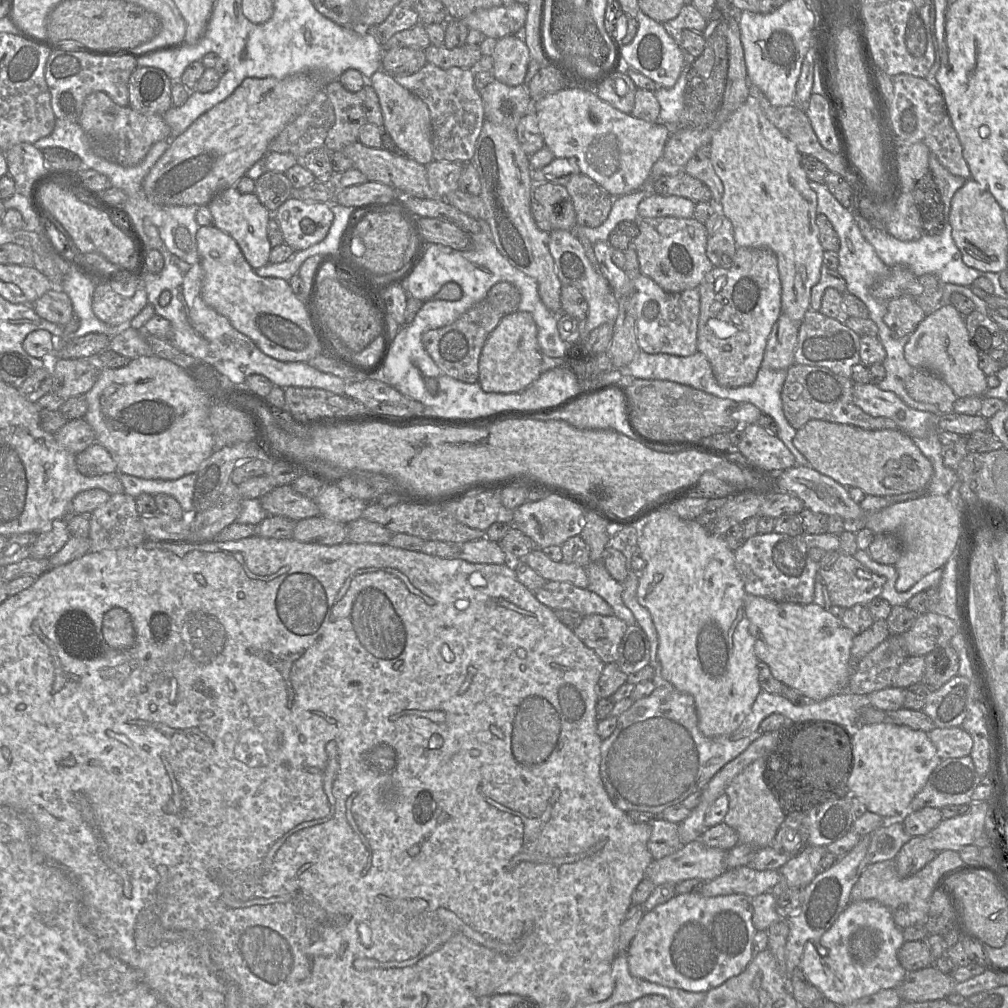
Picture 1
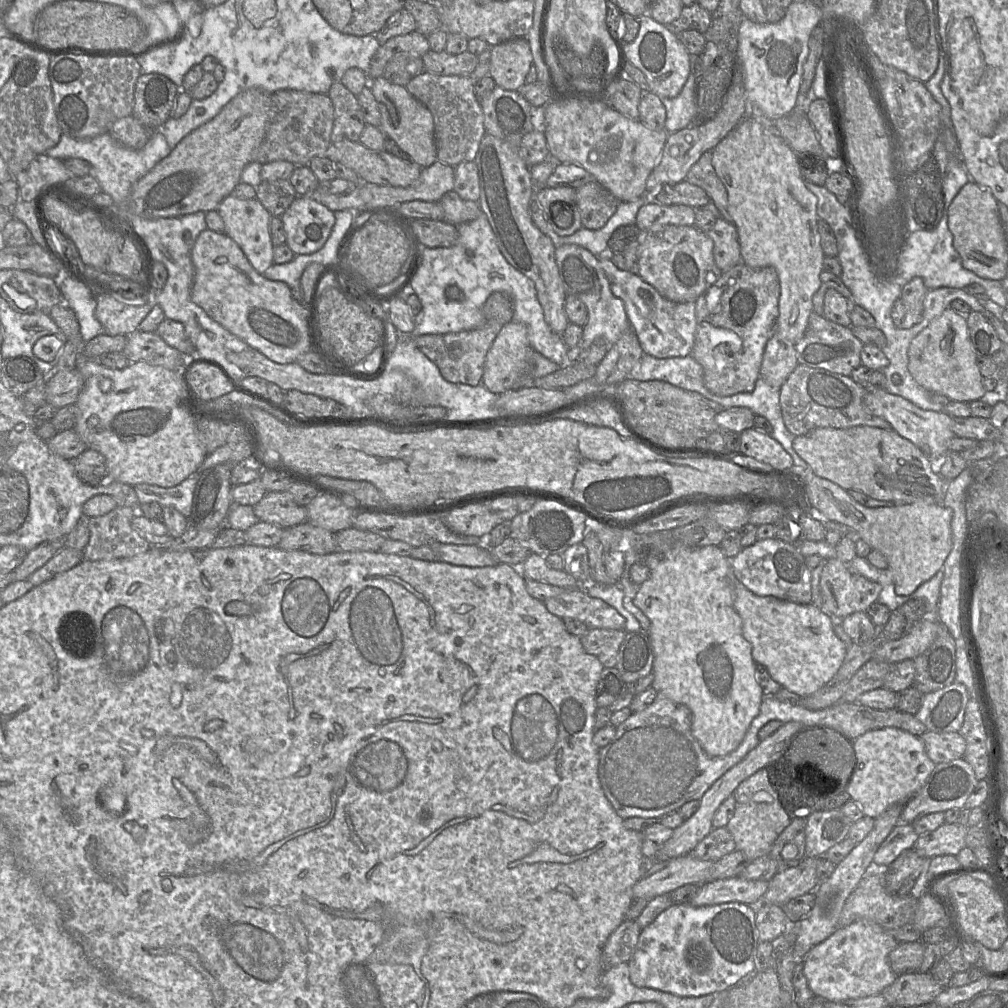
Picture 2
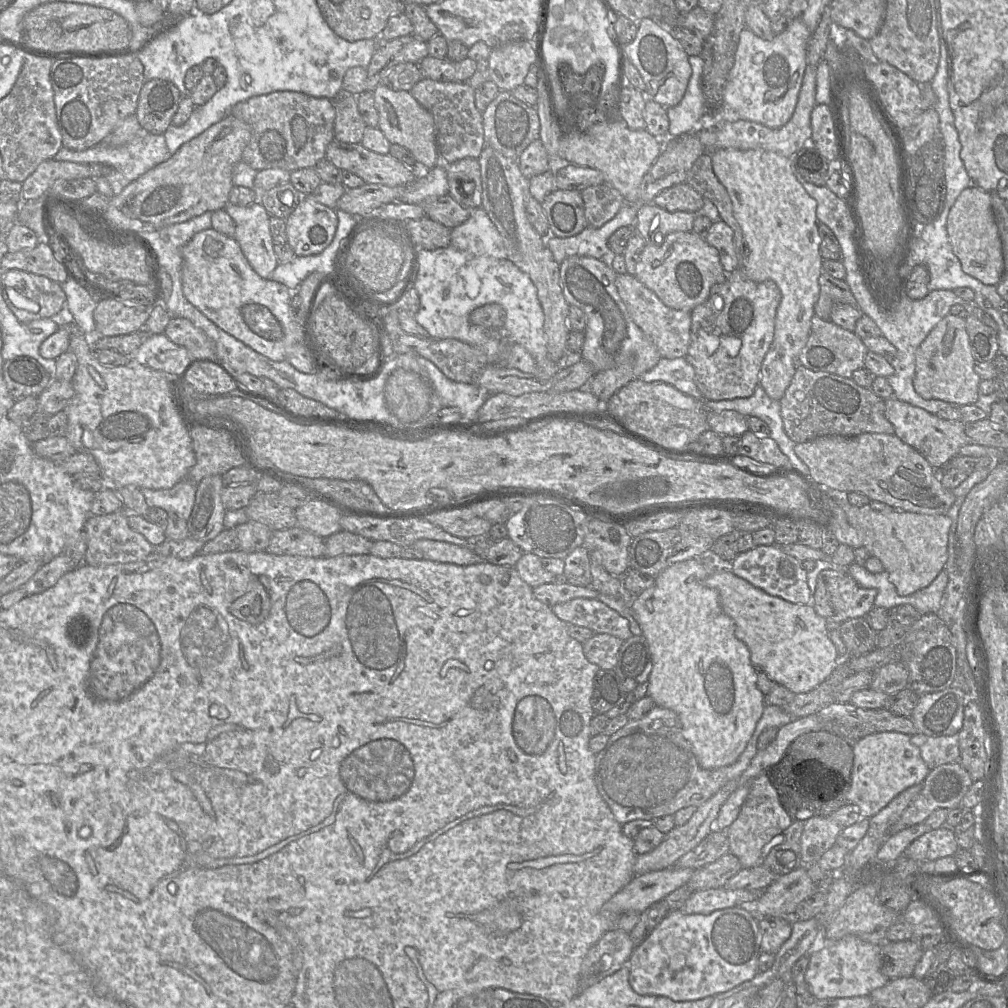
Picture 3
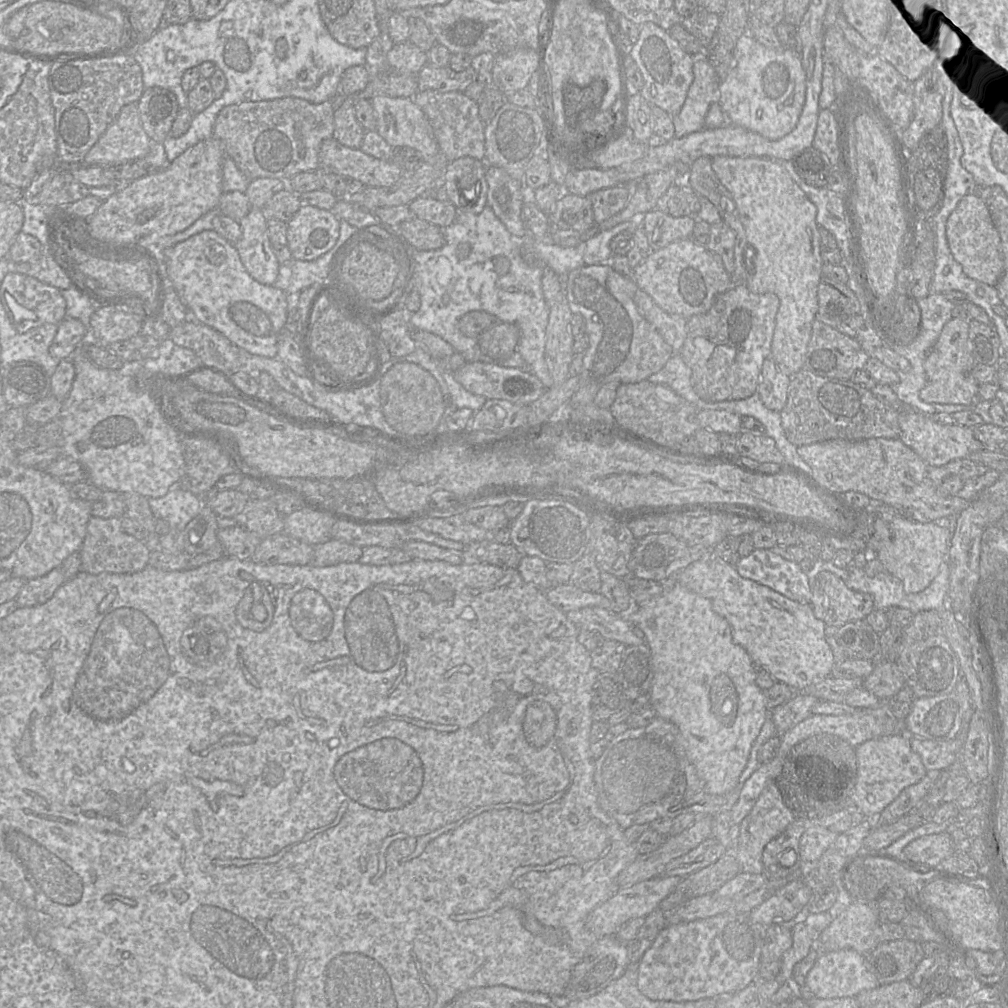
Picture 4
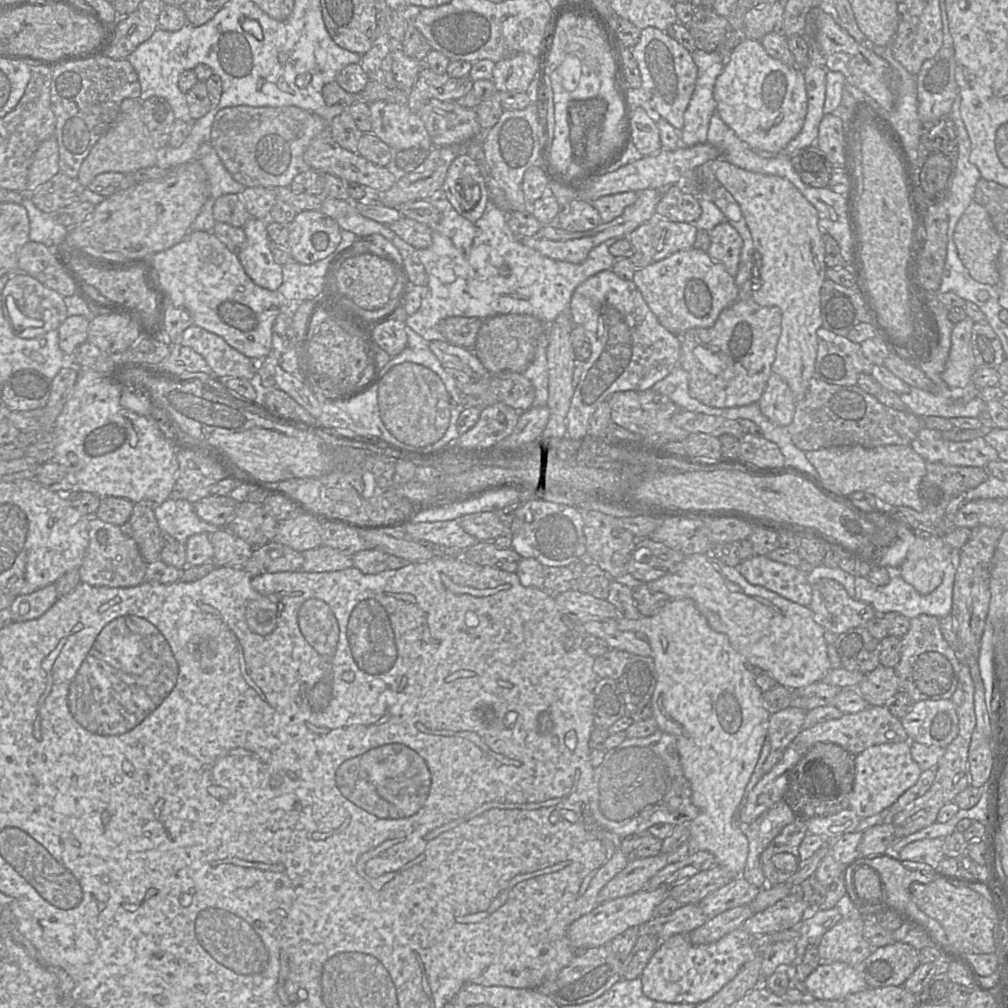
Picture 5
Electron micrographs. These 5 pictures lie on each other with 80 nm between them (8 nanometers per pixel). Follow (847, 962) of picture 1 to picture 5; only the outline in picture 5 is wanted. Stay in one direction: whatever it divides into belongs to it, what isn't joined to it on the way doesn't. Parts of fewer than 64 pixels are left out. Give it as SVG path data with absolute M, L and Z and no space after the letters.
M843 962L823 963L804 981L804 987L817 1000L844 1000L848 995L864 991L868 988L857 967Z

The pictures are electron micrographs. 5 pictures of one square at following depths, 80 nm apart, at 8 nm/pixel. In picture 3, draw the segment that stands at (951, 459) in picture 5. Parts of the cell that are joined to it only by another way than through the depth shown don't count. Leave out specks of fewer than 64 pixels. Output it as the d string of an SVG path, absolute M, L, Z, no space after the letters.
M891 397L885 400L885 417L894 427L895 435L919 452L934 468L942 468L958 455L959 449L971 443L962 420L946 420L926 410Z

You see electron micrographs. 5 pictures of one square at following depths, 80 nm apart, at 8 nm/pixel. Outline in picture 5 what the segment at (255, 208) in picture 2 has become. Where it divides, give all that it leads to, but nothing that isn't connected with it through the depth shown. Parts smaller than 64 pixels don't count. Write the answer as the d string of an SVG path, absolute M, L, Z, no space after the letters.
M250 217L243 226L243 230L246 240L238 258L246 274L256 285L271 291L277 291L282 284L282 265L275 261L270 250L267 221Z

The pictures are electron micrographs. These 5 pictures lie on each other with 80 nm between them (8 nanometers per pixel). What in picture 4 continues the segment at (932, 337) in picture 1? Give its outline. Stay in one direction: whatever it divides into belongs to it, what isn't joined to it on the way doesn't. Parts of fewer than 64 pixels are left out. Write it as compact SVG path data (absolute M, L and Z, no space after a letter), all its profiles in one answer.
M951 318L924 361L926 385L919 396L927 403L971 405L978 397L979 383L974 379L975 361L969 340L969 320Z

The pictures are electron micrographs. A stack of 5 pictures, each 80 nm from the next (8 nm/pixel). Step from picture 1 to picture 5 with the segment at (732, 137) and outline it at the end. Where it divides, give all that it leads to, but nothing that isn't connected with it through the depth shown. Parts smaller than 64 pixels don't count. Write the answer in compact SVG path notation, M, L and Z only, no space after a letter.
M715 159L710 161L710 167L715 174L717 180L725 187L725 189L733 196L733 198L738 203L742 215L745 219L746 225L751 233L751 237L754 243L754 253L753 253L753 278L756 277L758 273L758 287L752 285L752 300L762 307L777 306L781 310L781 334L779 336L776 345L776 355L775 360L772 363L771 371L781 376L789 388L792 391L795 402L802 400L809 387L809 381L815 375L815 361L817 356L817 336L816 331L822 326L821 310L820 310L820 289L826 279L825 271L826 264L824 261L825 255L825 244L822 239L821 231L818 227L818 212L816 208L801 194L801 192L786 178L777 175L761 174L756 172L751 172L739 168L724 159Z

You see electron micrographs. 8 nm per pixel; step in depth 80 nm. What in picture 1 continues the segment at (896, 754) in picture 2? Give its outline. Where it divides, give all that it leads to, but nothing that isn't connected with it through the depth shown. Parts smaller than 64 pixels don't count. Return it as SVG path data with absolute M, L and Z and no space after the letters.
M891 723L864 724L851 731L853 765L847 781L850 796L859 798L867 810L880 815L885 822L901 821L907 816L906 809L916 794L924 787L929 776L942 759L928 737L921 730Z

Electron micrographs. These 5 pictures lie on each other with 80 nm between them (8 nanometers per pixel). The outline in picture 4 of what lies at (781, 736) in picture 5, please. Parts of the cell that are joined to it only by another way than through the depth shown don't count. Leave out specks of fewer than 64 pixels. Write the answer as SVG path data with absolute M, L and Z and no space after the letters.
M795 693L791 700L771 710L777 736L795 727L798 723L812 715L813 707L819 702L814 696L806 693Z

